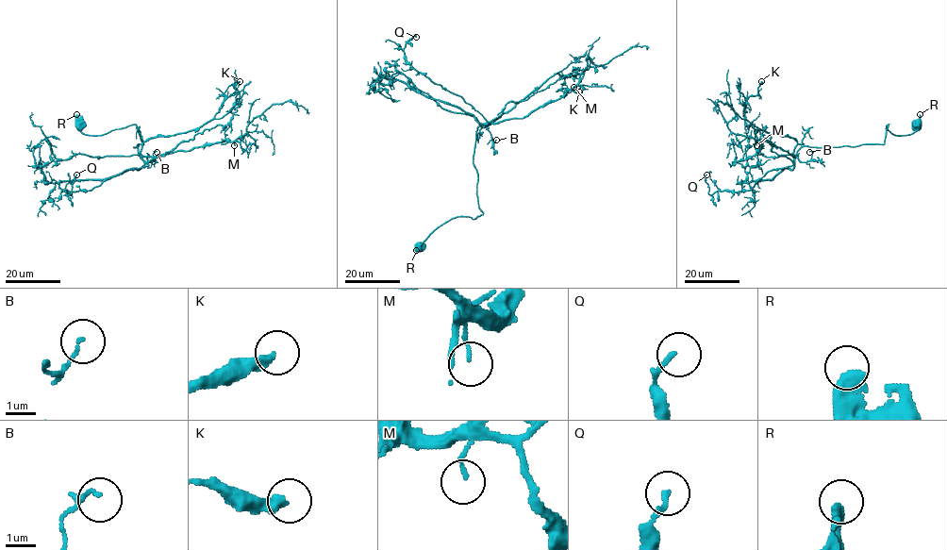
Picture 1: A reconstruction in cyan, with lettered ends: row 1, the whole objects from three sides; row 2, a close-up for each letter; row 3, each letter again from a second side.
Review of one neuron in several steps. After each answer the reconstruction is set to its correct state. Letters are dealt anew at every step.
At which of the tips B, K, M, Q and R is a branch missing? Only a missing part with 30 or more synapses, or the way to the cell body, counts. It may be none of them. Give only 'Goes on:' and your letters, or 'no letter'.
Goes on: no letter

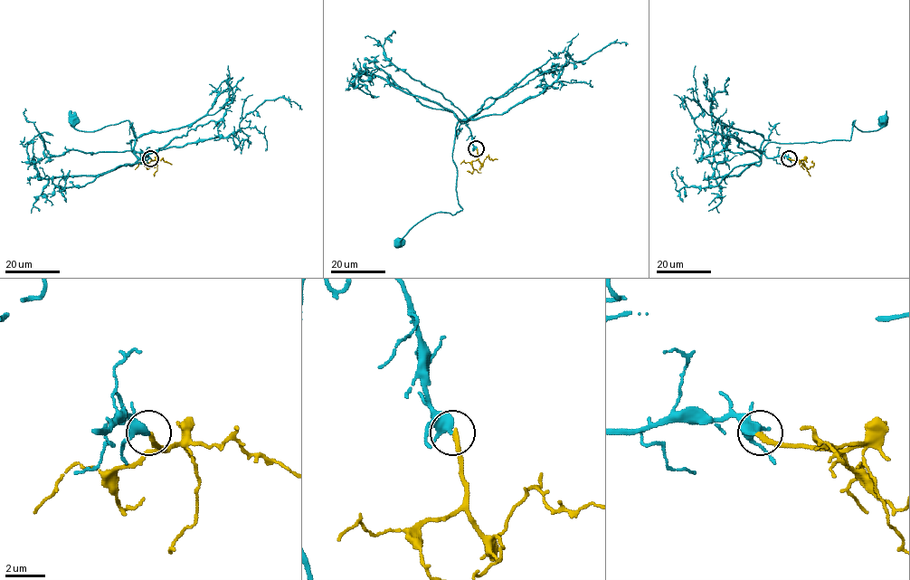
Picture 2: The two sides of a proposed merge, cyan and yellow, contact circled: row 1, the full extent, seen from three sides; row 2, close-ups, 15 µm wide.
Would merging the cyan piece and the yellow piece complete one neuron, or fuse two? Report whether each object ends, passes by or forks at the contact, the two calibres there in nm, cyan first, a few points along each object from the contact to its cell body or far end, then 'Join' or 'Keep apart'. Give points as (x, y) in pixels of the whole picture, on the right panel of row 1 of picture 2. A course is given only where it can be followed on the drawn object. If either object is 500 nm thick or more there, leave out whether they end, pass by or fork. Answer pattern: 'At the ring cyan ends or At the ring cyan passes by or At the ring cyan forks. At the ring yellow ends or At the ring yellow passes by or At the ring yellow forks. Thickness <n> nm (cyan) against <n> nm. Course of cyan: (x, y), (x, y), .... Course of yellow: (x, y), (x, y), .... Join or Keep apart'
At the ring cyan passes by. At the ring yellow ends. Thickness 360 nm (cyan) against 240 nm. Course of cyan: (790, 157), (767, 157), (747, 143), (700, 129), (694, 119), (702, 110), (695, 99), (686, 97), (685, 109). Course of yellow: (790, 157), (798, 160), (809, 169), (813, 165), (811, 161). Join

